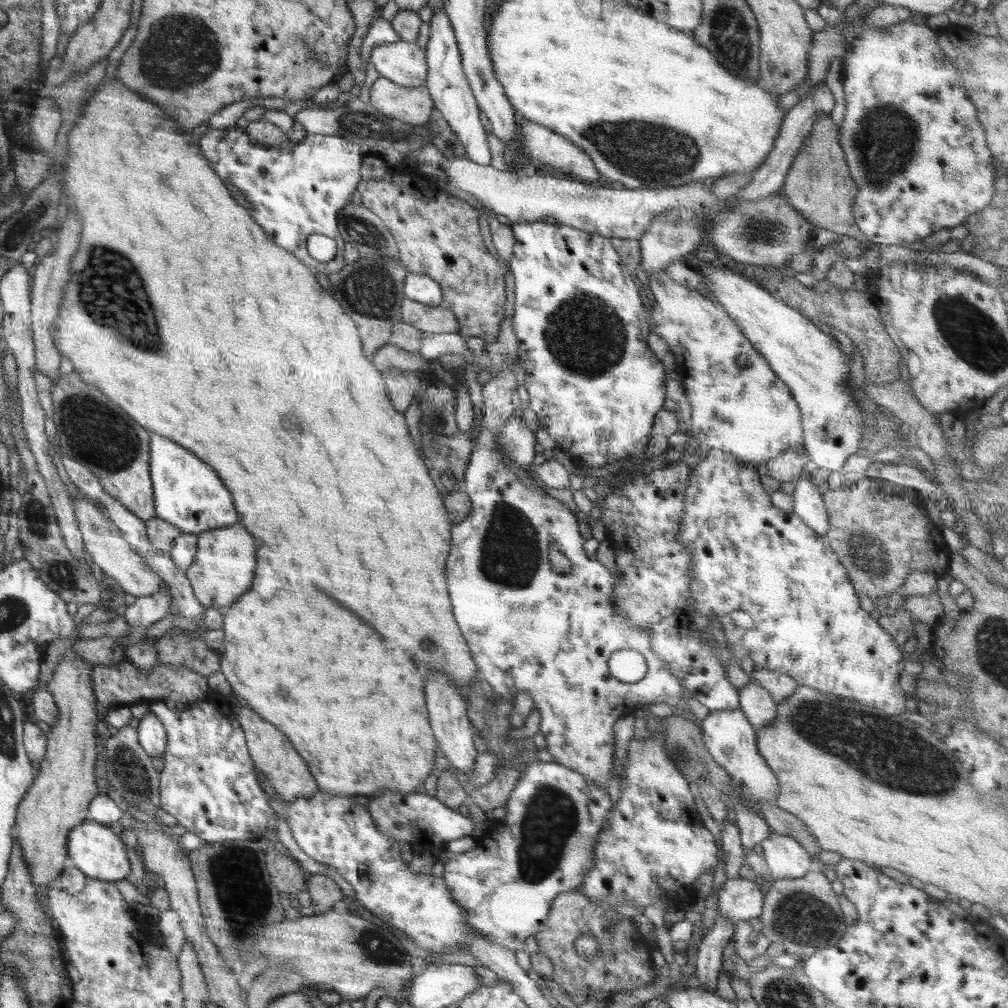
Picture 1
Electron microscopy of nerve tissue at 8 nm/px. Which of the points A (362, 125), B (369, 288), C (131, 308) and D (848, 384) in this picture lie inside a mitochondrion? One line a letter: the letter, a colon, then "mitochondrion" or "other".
A: mitochondrion
B: mitochondrion
C: mitochondrion
D: other

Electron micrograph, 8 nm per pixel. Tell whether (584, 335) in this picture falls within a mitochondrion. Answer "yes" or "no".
yes

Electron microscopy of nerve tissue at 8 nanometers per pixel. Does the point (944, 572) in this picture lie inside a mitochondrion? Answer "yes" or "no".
no

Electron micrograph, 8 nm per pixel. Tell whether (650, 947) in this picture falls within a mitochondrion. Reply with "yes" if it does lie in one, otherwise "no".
no

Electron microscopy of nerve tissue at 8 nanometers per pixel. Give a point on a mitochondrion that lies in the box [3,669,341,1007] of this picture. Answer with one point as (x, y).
(236, 872)

